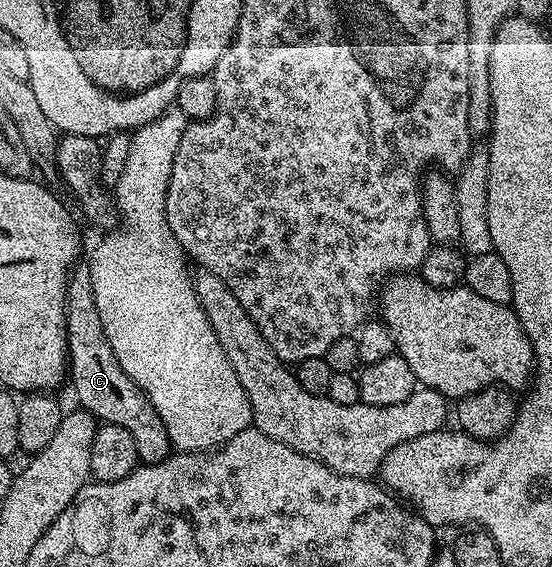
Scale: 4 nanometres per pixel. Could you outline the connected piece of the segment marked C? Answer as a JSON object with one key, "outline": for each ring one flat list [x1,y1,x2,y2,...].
{"outline":[[77,263,68,275,64,314,68,376,70,384,72,380,72,392,80,403,77,405,91,416,99,417,103,423,130,430,130,438,134,438,134,446,140,455,140,464,161,464,174,452,170,434,166,434,166,426,162,418,158,418,158,410,154,410,148,395,129,378,122,366,118,366,118,358,114,358,114,350,110,350,106,330,102,330,102,318,98,318,92,269,87,263]]}

